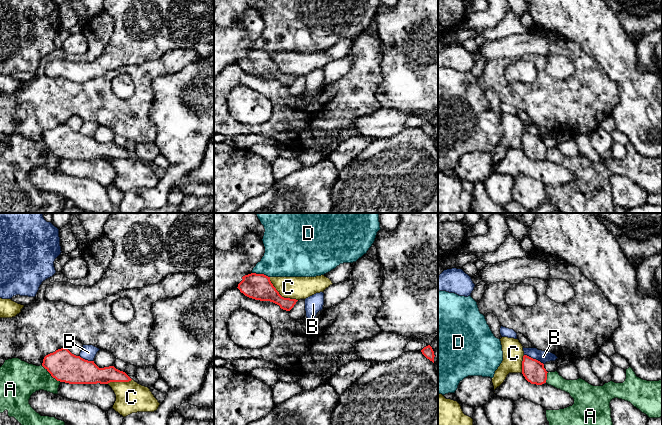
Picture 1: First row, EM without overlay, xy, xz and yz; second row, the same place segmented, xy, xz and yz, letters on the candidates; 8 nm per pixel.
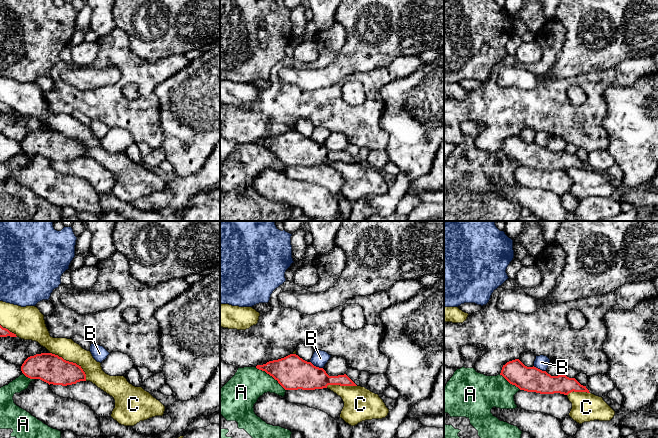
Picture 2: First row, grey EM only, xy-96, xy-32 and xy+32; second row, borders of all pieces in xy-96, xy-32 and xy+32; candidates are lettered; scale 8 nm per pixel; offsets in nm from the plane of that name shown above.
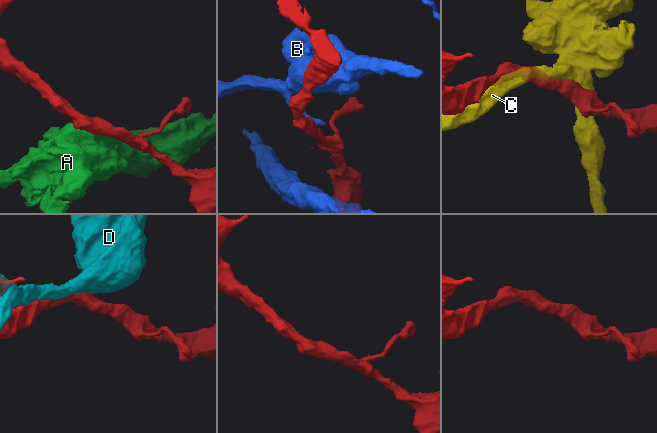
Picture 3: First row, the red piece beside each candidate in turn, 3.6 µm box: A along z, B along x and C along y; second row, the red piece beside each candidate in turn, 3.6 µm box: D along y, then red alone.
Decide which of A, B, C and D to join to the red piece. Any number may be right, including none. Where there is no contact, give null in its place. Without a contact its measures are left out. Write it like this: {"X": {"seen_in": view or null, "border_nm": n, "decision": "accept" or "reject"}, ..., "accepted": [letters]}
{"A": {"seen_in": "xy", "border_nm": 220, "decision": "reject"}, "B": {"seen_in": "yz", "border_nm": 180, "decision": "reject"}, "C": {"seen_in": "xz", "border_nm": 300, "decision": "reject"}, "D": {"seen_in": "xz", "border_nm": 150, "decision": "reject"}, "accepted": []}

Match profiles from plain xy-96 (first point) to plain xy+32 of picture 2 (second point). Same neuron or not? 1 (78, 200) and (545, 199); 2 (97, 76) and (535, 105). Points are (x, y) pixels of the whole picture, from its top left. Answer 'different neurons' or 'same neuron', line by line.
1: same neuron
2: different neurons

